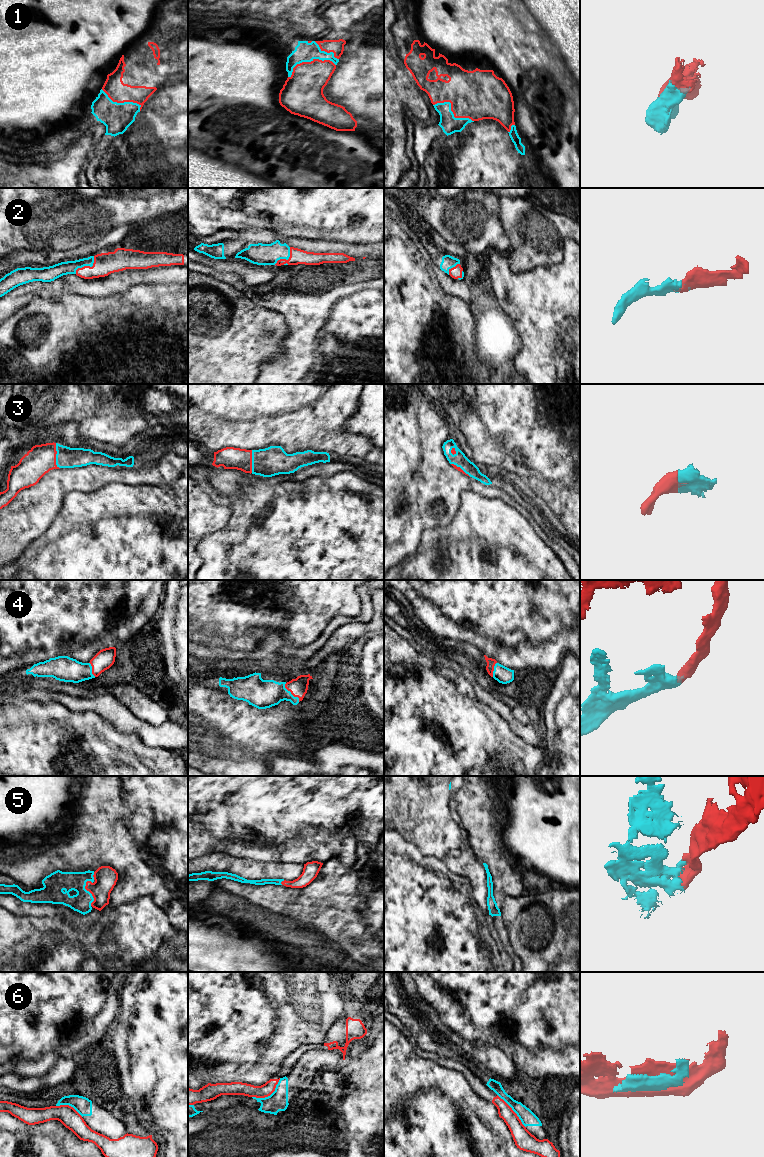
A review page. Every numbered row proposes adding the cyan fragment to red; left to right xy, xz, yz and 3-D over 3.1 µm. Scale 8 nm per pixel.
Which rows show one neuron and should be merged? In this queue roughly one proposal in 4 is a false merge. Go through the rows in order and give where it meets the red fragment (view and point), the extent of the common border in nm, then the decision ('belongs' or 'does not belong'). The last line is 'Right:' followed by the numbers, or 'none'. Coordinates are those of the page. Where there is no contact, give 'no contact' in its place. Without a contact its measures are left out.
1: xz (309, 62) | 400 nm | belongs
2: xy (87, 266) | 220 nm | belongs
3: xy (55, 456) | 220 nm | belongs
4: xz (291, 693) | 190 nm | belongs
5: xy (90, 892) | 220 nm | belongs
6: xz (269, 1095) | 280 nm | does not belong
Right: 1, 2, 3, 4, 5

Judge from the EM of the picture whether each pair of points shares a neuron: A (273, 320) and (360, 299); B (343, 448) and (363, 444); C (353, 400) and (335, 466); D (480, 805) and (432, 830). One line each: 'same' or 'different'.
A: different
B: same
C: different
D: different

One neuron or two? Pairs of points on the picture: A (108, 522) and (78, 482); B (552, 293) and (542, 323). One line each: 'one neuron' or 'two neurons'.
A: two neurons
B: one neuron

